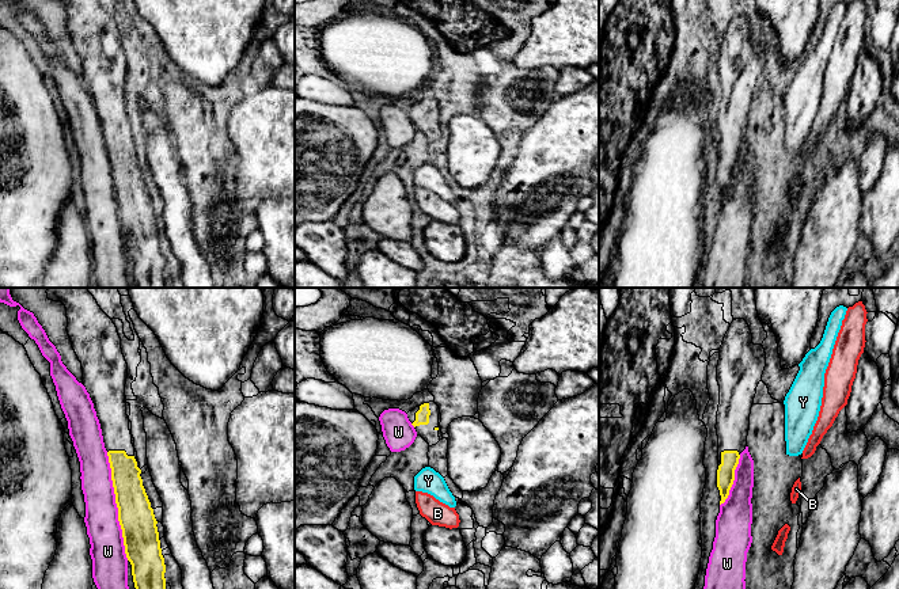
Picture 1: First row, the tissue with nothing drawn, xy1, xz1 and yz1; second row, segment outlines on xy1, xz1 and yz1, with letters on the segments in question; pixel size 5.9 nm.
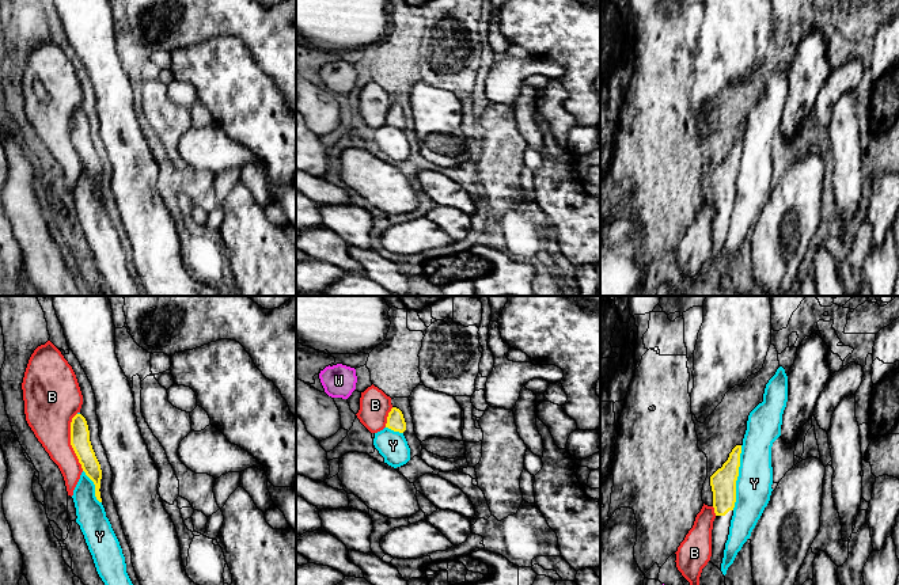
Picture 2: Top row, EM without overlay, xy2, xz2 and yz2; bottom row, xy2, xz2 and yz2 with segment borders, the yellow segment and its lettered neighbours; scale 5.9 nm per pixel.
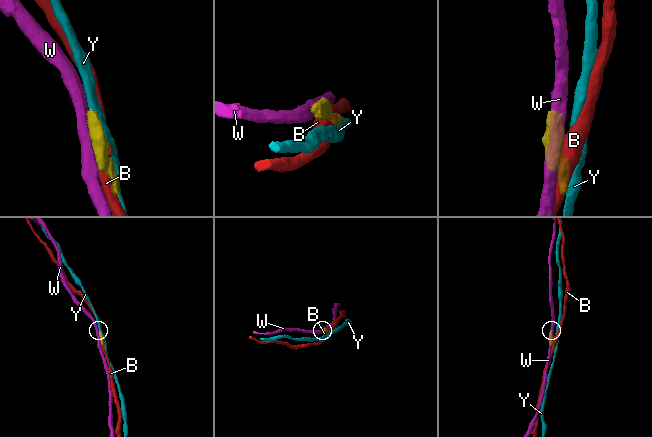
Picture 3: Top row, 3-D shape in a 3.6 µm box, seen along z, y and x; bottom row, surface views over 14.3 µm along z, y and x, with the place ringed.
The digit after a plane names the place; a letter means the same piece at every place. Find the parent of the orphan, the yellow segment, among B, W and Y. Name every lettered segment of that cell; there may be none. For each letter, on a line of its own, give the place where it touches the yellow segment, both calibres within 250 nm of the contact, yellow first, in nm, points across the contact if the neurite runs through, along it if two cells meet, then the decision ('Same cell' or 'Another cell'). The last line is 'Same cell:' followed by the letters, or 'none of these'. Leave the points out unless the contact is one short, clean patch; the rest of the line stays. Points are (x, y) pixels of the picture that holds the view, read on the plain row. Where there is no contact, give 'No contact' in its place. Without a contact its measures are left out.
B: Touches yellow at xy2 (71, 137). Thickness 120 nm (yellow) against 300 nm. Another cell
W: Touches yellow at xy1 (117, 202). Thickness 220 nm (yellow) against 200 nm. Another cell
Y: Touches yellow at yz2 (736, 174). Thickness 150 nm (yellow) against 200 nm. Another cell
Same cell: none of these

